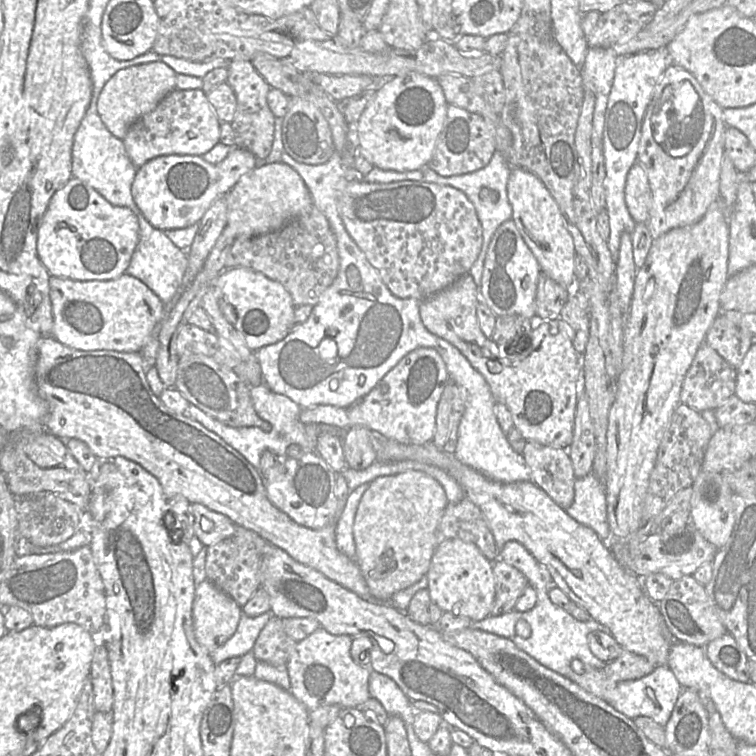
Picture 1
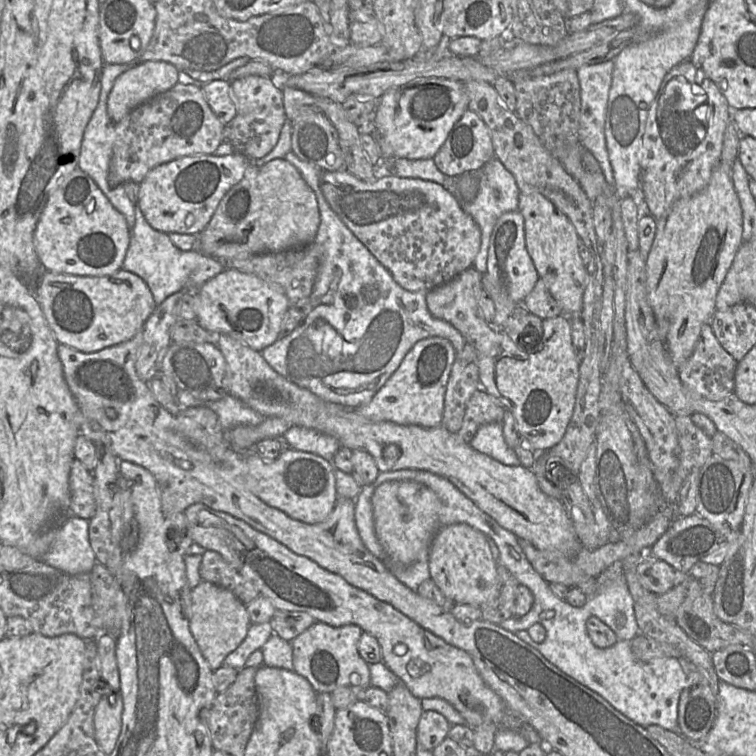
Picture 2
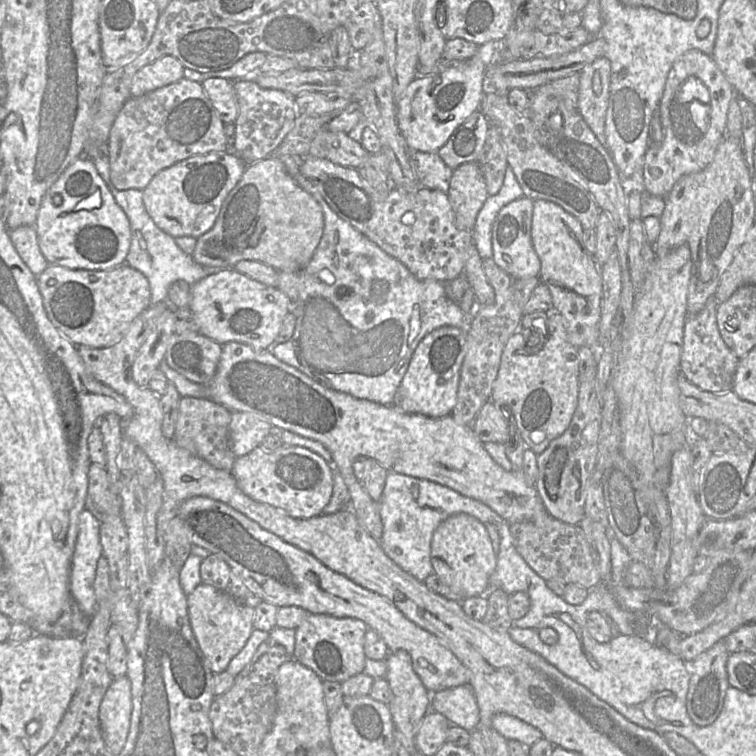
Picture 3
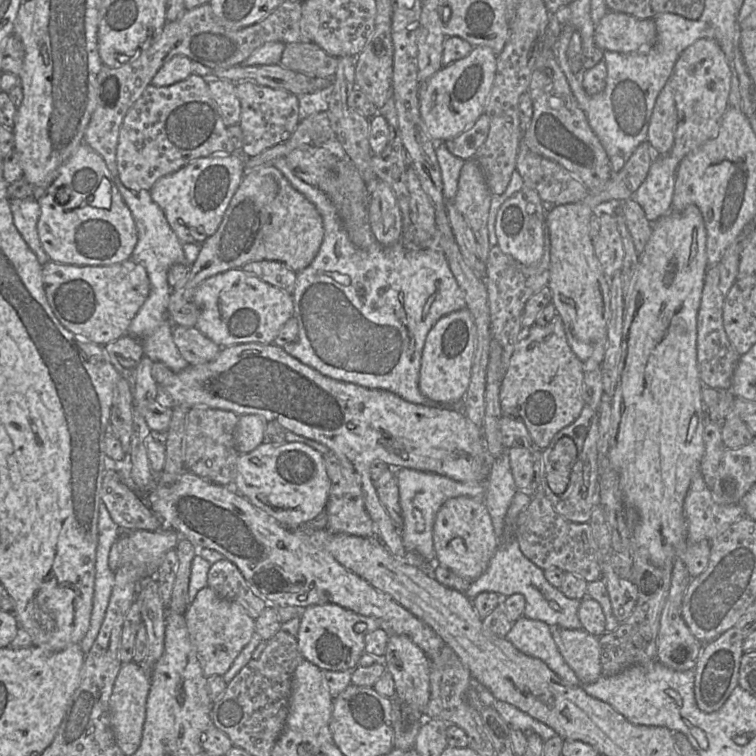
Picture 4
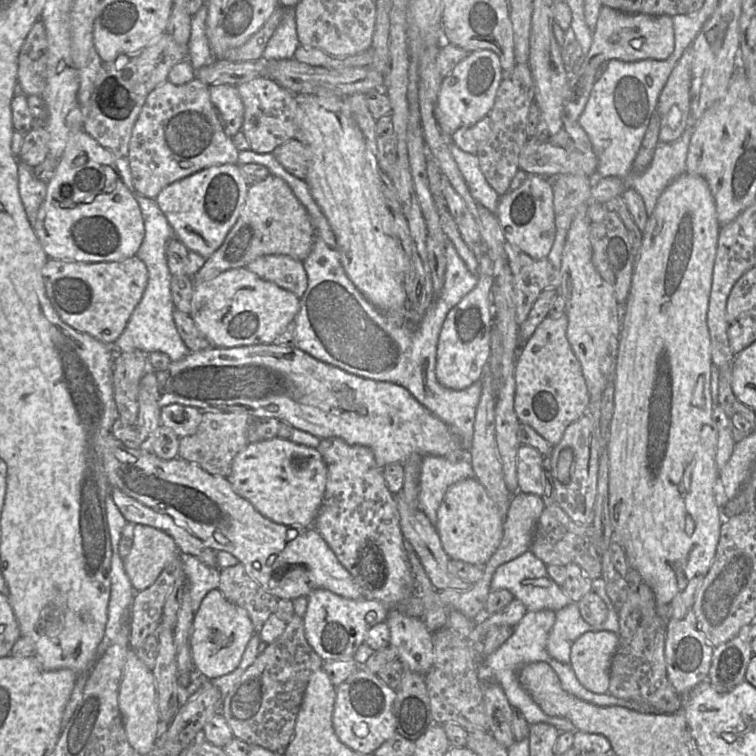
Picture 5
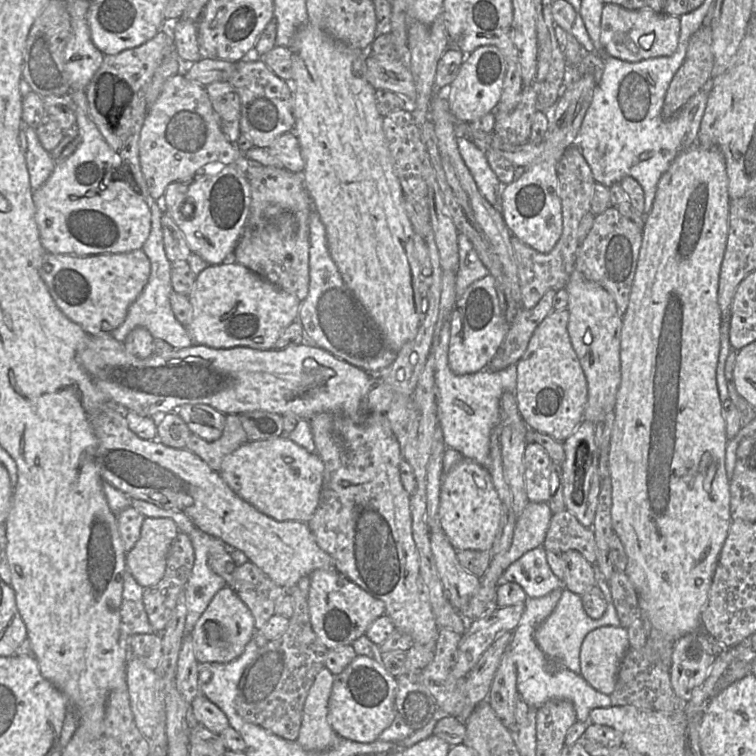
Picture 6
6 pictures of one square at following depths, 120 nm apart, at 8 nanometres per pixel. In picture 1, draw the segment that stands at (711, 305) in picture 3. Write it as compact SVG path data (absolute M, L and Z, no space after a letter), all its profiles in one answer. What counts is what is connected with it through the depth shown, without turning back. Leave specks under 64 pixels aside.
M703 342L685 375L681 402L698 412L715 410L735 394L736 373L736 368Z

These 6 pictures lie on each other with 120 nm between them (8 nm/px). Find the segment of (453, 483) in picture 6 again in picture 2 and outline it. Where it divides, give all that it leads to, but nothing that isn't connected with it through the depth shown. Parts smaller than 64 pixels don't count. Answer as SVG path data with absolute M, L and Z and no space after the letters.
M464 523L440 528L430 547L428 566L431 579L455 604L481 607L497 581L497 562L492 557L488 537Z

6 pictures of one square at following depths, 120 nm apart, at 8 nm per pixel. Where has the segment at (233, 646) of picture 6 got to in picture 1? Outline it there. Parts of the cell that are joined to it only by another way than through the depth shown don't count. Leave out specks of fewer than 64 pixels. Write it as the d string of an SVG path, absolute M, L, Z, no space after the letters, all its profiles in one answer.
M208 579L196 585L193 627L198 643L211 654L236 631L242 607Z

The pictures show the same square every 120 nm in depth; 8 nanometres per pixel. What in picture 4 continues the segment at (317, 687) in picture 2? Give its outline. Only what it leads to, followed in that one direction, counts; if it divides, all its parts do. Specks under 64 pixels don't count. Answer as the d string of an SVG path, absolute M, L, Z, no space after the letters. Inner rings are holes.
M337 604L311 605L306 607L301 614L297 635L298 647L304 659L321 670L354 670L365 652L365 637L381 625L382 622L378 618L360 615ZM360 622L365 623L367 627L362 632L356 632L354 627Z

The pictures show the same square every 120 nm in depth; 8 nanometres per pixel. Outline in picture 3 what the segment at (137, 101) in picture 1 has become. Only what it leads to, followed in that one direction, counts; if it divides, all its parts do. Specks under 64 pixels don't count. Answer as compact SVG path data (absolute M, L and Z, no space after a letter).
M171 55L144 66L133 77L131 97L138 97L184 78L185 67Z

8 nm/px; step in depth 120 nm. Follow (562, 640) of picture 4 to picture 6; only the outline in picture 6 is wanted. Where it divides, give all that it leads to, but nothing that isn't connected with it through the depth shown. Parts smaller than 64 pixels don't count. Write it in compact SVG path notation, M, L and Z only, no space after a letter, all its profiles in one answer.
M604 626L589 632L580 648L580 675L597 691L611 695L615 689L619 666L630 648L627 629Z

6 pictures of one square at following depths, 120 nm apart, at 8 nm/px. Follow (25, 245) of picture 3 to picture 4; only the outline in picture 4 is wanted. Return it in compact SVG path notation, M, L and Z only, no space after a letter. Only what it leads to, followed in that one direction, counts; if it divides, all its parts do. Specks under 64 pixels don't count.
M34 197L10 200L13 222L22 238L35 254L41 266L50 261L42 248L37 223L40 216L40 205Z

